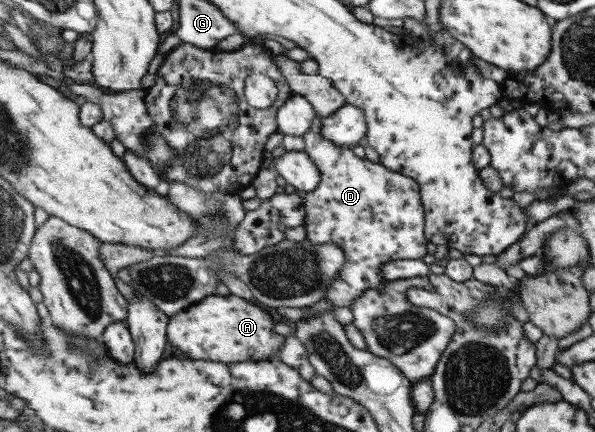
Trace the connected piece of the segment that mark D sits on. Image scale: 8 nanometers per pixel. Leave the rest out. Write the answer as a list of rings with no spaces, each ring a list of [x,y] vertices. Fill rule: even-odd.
[[[316,115],[312,129],[304,135],[306,153],[316,162],[322,173],[322,181],[314,191],[303,194],[306,209],[305,229],[307,236],[316,244],[334,242],[346,250],[346,265],[340,275],[334,277],[326,299],[338,307],[352,307],[354,300],[368,289],[384,288],[386,279],[382,277],[382,266],[401,259],[421,260],[428,255],[428,238],[425,237],[426,210],[422,203],[422,192],[418,181],[387,169],[382,163],[370,161],[356,155],[353,148],[334,145],[322,137],[324,118]]]

